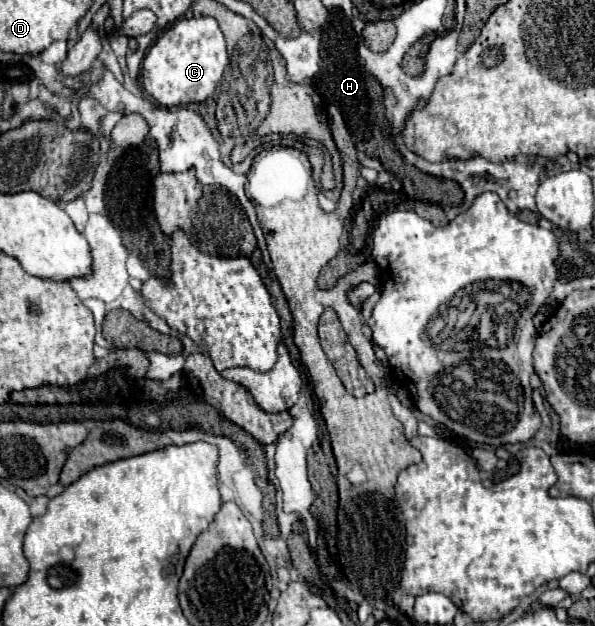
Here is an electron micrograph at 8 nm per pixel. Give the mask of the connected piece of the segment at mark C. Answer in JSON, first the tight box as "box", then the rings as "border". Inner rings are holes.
{"box":[142,18,229,106],"border":[[[184,18],[166,30],[166,48],[150,48],[144,58],[142,86],[160,106],[204,102],[216,85],[226,84],[222,78],[229,62],[226,38],[214,18]]]}

